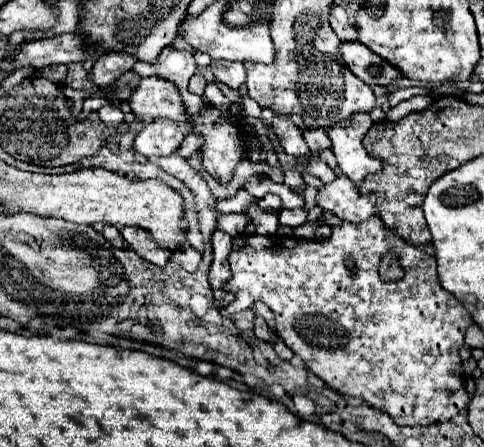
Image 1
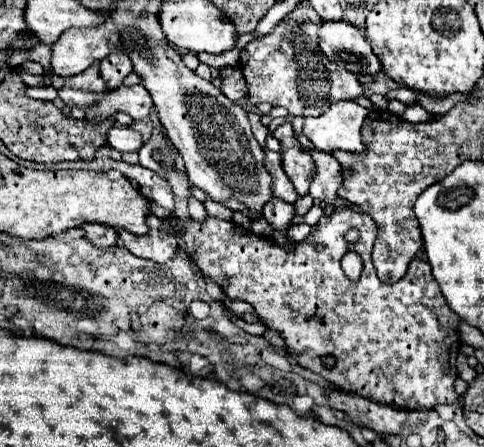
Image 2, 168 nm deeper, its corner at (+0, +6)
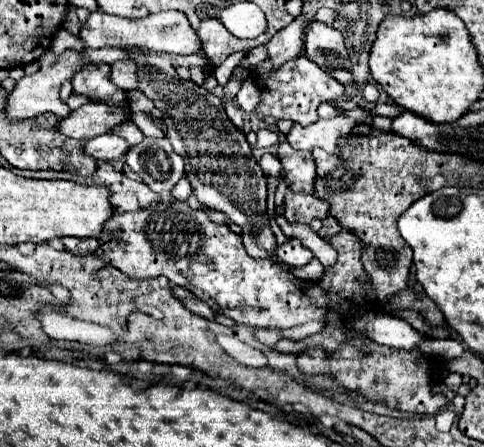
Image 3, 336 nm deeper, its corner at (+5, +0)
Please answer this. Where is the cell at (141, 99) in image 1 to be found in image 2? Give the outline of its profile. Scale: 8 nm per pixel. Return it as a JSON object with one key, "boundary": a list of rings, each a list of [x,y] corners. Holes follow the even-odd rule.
{"boundary":[[[144,85],[118,87],[114,91],[108,91],[98,103],[94,103],[86,109],[86,121],[102,123],[118,111],[130,115],[136,121],[140,121],[140,119],[148,117],[154,111],[152,97],[144,89]]]}

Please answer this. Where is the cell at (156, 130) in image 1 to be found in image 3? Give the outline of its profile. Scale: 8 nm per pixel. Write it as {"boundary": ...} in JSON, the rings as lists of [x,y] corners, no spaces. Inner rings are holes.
{"boundary":[[[105,133],[85,143],[85,153],[101,161],[123,159],[125,151],[129,151],[129,143],[115,133]]]}

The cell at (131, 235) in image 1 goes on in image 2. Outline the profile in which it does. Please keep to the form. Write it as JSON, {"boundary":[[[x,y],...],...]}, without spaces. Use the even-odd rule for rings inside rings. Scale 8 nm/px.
{"boundary":[[[348,207],[348,209],[336,209],[330,215],[324,215],[320,219],[320,229],[314,231],[314,235],[308,235],[302,243],[298,243],[296,251],[292,253],[286,253],[282,247],[270,243],[268,237],[254,235],[252,231],[244,231],[236,223],[224,221],[218,217],[206,217],[204,223],[198,223],[188,217],[188,223],[176,221],[176,231],[168,223],[152,221],[150,231],[144,237],[134,237],[124,229],[118,229],[118,237],[120,237],[120,243],[132,255],[150,259],[154,263],[166,263],[180,249],[188,251],[188,255],[194,257],[194,263],[204,277],[220,285],[230,299],[250,303],[258,319],[266,327],[282,335],[282,339],[286,341],[288,353],[296,359],[300,367],[322,375],[326,381],[334,383],[336,387],[348,393],[362,395],[366,399],[380,401],[396,409],[408,409],[408,411],[422,411],[442,403],[454,403],[458,401],[458,395],[454,391],[454,381],[458,377],[456,357],[460,353],[460,337],[458,337],[460,317],[446,305],[442,291],[434,281],[432,269],[426,261],[414,259],[406,275],[392,285],[382,283],[376,277],[376,269],[370,259],[376,231],[378,229],[374,227],[374,221],[370,215]],[[352,227],[360,231],[360,241],[354,245],[346,243],[344,239],[344,233]],[[348,251],[356,251],[362,257],[364,269],[358,281],[350,281],[340,267],[340,259]],[[326,355],[336,357],[334,369],[326,369],[322,365],[322,359]]]}

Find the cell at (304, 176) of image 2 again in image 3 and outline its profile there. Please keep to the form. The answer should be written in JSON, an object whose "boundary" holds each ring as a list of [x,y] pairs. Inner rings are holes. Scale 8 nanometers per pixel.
{"boundary":[[[287,189],[287,195],[285,195],[285,217],[295,223],[309,223],[311,219],[325,219],[329,213],[329,203],[323,201],[323,199],[317,199],[313,195],[305,195],[305,191],[289,191]]]}

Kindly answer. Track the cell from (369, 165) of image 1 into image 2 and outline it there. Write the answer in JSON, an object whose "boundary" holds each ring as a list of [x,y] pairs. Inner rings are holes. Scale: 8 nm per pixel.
{"boundary":[[[354,101],[332,103],[320,117],[306,117],[304,135],[324,153],[332,153],[334,149],[362,153],[364,145],[360,141],[360,127],[366,115],[368,111]]]}

